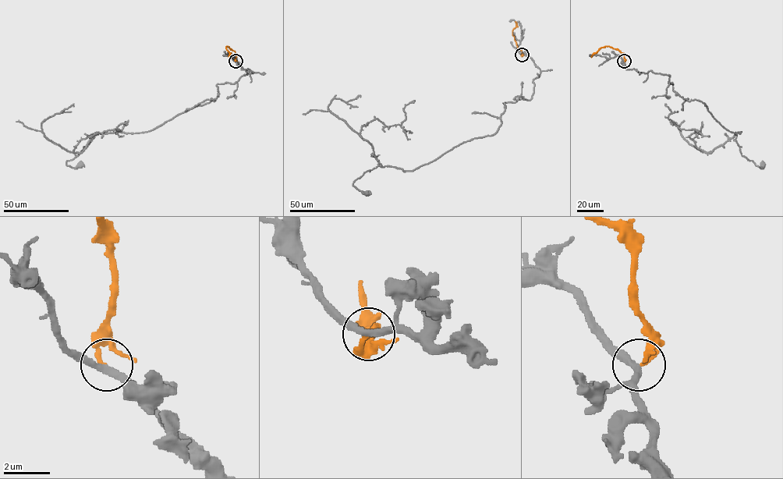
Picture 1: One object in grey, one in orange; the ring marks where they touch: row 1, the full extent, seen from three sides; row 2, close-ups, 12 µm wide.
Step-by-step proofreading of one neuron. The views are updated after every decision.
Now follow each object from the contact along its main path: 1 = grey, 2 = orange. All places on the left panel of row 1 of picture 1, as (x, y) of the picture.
1: (235, 61), (253, 72), (217, 83), (214, 101), (150, 131), (97, 133), (66, 164), (80, 164)
2: (235, 61), (235, 52), (228, 46), (228, 57)

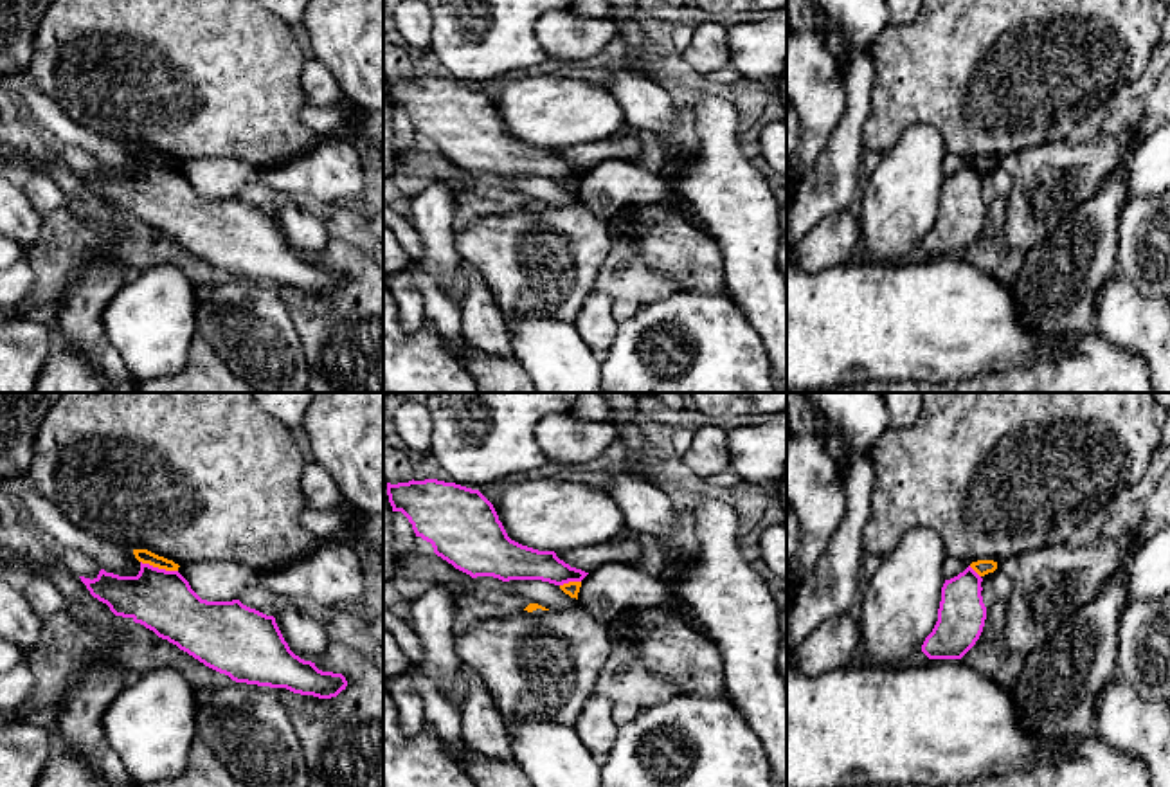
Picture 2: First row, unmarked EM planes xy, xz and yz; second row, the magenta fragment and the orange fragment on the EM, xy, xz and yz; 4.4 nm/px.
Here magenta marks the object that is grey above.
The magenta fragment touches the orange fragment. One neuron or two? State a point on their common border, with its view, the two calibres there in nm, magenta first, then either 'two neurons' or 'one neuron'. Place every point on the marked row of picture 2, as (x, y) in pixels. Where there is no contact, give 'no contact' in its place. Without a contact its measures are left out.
meets magenta in xy at (157, 568); 280 nm thick on the magenta side, 60 nm on the other; two neurons

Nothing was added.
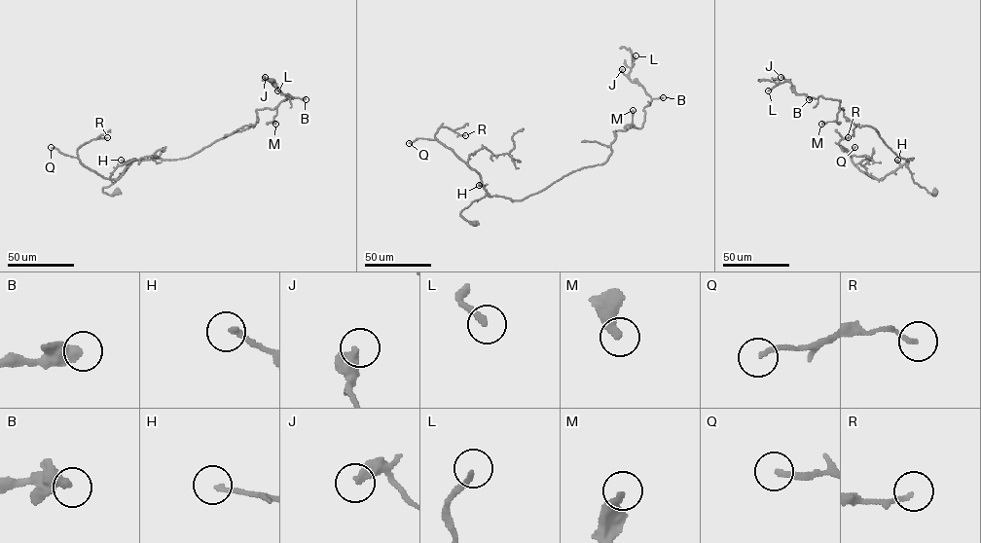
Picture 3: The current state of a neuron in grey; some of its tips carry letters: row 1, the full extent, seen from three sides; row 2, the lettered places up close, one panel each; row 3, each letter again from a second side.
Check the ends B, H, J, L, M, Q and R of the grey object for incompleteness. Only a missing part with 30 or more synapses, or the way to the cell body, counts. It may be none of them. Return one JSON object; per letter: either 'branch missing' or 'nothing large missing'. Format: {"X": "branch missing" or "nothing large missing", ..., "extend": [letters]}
{"B": "nothing large missing", "H": "nothing large missing", "J": "nothing large missing", "L": "branch missing", "M": "branch missing", "Q": "nothing large missing", "R": "nothing large missing", "extend": ["L", "M"]}

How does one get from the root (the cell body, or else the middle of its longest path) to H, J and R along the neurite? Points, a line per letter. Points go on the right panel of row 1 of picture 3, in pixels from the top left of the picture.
H: (934, 191), (933, 195), (928, 194), (915, 183), (909, 162), (900, 164), (897, 160)
J: (934, 191), (914, 182), (913, 158), (851, 123), (840, 100), (797, 94), (781, 77)
R: (934, 191), (928, 194), (914, 182), (908, 162), (882, 180), (872, 178), (839, 145), (848, 137)

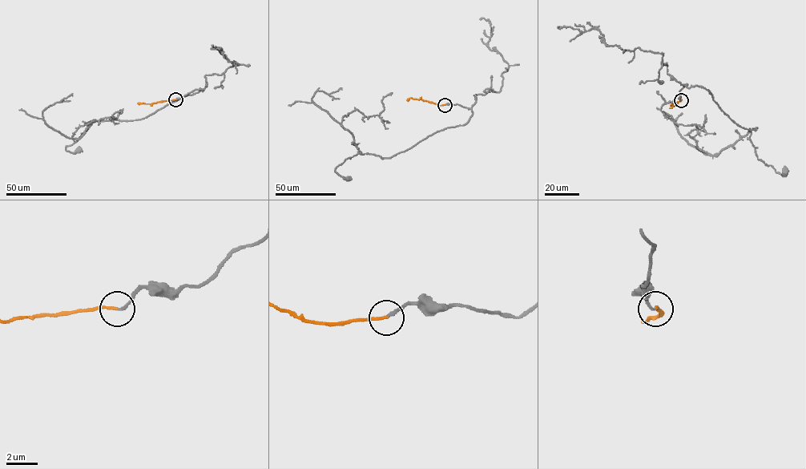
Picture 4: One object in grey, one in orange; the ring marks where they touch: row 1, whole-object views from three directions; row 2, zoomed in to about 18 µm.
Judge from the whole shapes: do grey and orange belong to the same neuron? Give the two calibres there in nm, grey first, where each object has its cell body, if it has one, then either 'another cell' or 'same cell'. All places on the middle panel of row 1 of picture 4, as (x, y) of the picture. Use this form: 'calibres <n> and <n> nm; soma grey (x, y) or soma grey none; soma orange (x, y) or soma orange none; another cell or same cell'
calibres 150 and 160 nm; soma grey (348, 178); soma orange none; same cell

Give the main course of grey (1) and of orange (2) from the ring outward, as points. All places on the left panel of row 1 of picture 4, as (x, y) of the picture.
1: (175, 99), (195, 89), (203, 90), (180, 98), (143, 119), (94, 120), (66, 149), (71, 152), (78, 149)
2: (175, 99), (151, 104), (139, 103)

